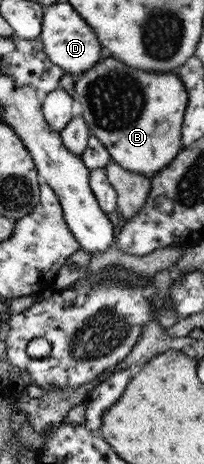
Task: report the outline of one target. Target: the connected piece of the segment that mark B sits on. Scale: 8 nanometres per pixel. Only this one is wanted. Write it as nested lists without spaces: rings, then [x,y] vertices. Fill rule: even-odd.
[[[112,56],[100,58],[95,66],[75,78],[74,98],[82,105],[82,117],[89,127],[90,135],[96,136],[109,151],[112,161],[125,170],[146,174],[151,177],[166,167],[184,147],[182,145],[181,127],[188,103],[188,92],[173,72],[160,73],[142,71],[120,63]]]

